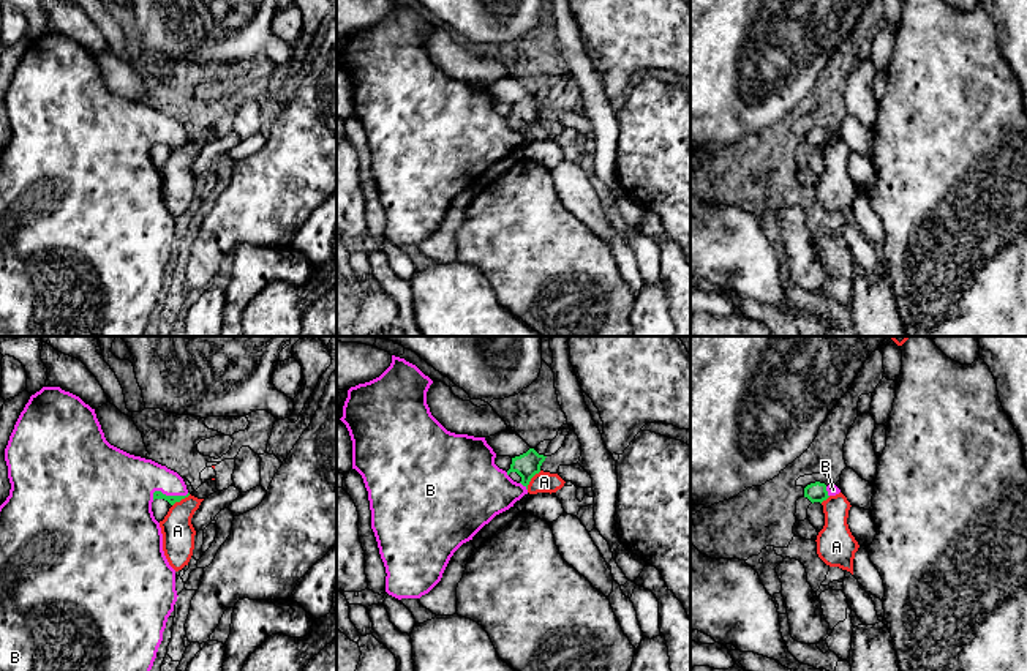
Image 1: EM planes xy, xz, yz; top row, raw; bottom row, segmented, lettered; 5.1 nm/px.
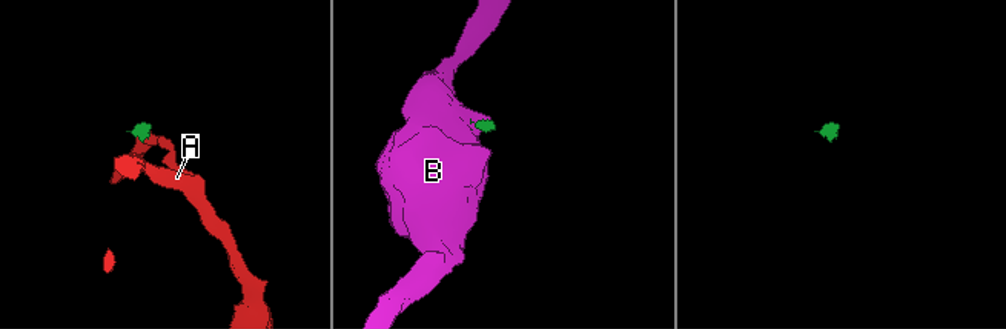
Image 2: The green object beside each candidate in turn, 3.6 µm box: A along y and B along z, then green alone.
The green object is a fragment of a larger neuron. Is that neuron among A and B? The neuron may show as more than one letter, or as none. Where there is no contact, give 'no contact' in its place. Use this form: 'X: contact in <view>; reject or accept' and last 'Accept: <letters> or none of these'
A: contact in xz; reject
B: contact in xy; accept
Accept: B

